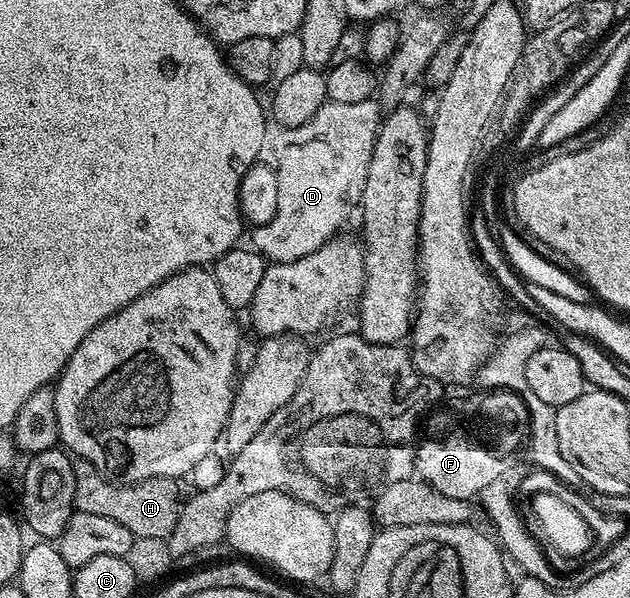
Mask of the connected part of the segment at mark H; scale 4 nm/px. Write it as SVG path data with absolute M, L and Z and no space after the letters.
M75 463L75 509L93 513L97 517L109 517L129 529L135 538L159 537L168 539L177 525L181 506L180 484L174 479L153 477L140 483L116 483L102 475L92 463Z

